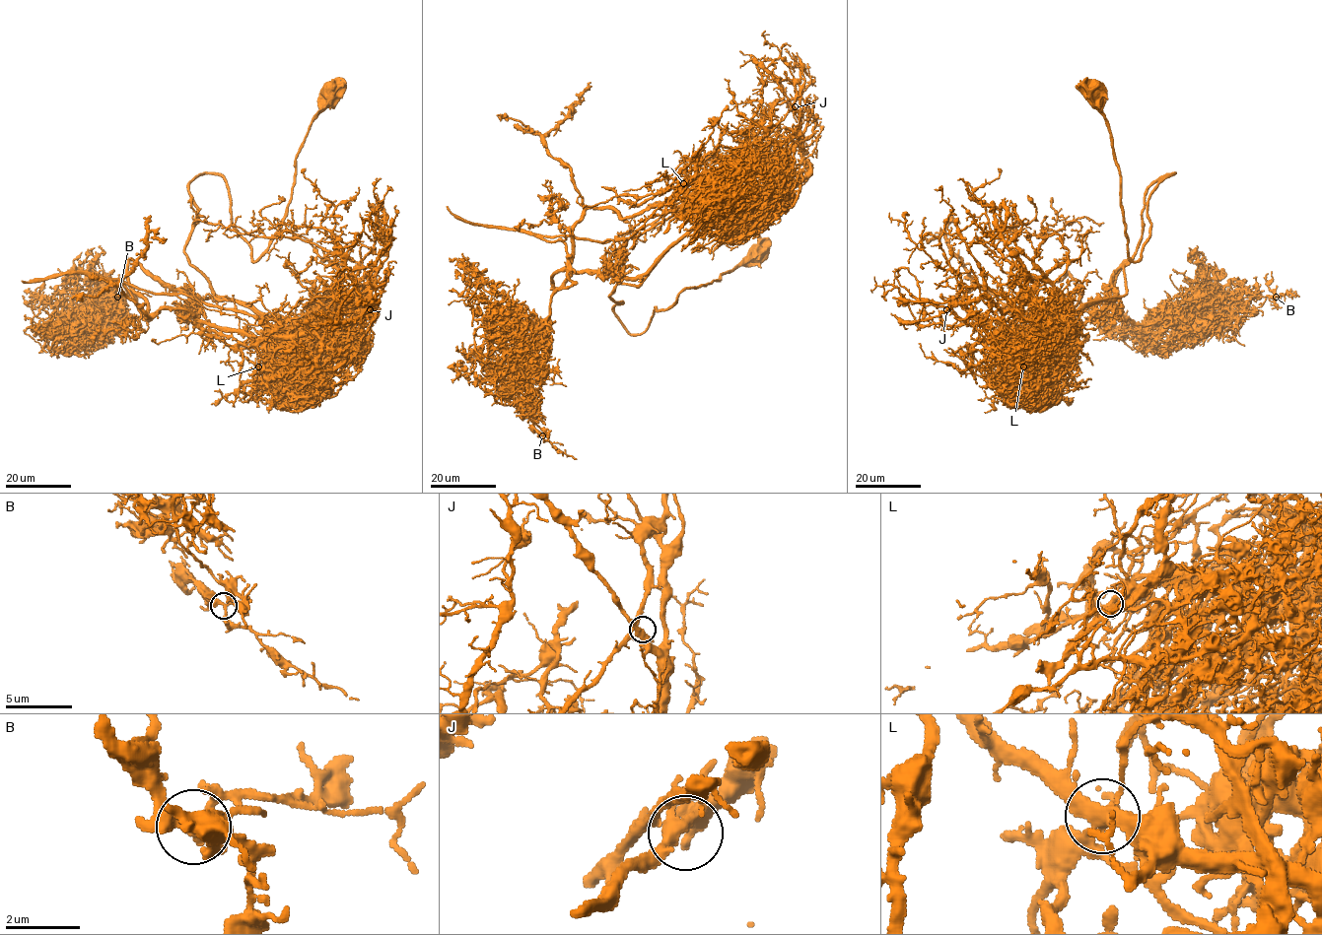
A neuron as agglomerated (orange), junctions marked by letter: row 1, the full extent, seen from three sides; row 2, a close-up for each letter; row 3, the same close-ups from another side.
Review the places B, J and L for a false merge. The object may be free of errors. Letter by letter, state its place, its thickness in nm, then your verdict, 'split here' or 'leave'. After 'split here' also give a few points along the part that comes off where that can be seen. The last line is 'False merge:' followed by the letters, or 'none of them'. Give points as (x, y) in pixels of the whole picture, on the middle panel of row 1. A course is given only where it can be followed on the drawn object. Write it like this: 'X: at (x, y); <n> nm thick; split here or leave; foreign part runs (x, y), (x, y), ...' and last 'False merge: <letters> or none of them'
B: at (542, 435); 280 nm thick; leave
J: at (795, 106); 360 nm thick; leave
L: at (683, 183); 320 nm thick; split here; foreign part runs (683, 182), (736, 180), (639, 286), (614, 288), (630, 334), (768, 244)
False merge: L

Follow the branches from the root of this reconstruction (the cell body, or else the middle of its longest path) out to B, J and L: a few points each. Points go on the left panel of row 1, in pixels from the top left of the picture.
B: (330, 86), (255, 260), (224, 178), (189, 183), (219, 299), (116, 280), (147, 318), (101, 323), (118, 297)
J: (330, 86), (270, 246), (251, 259), (228, 185), (203, 172), (184, 253), (216, 296), (313, 338), (370, 309)
L: (330, 86), (255, 260), (224, 178), (189, 183), (186, 260), (216, 296), (285, 323), (271, 368), (258, 367)

